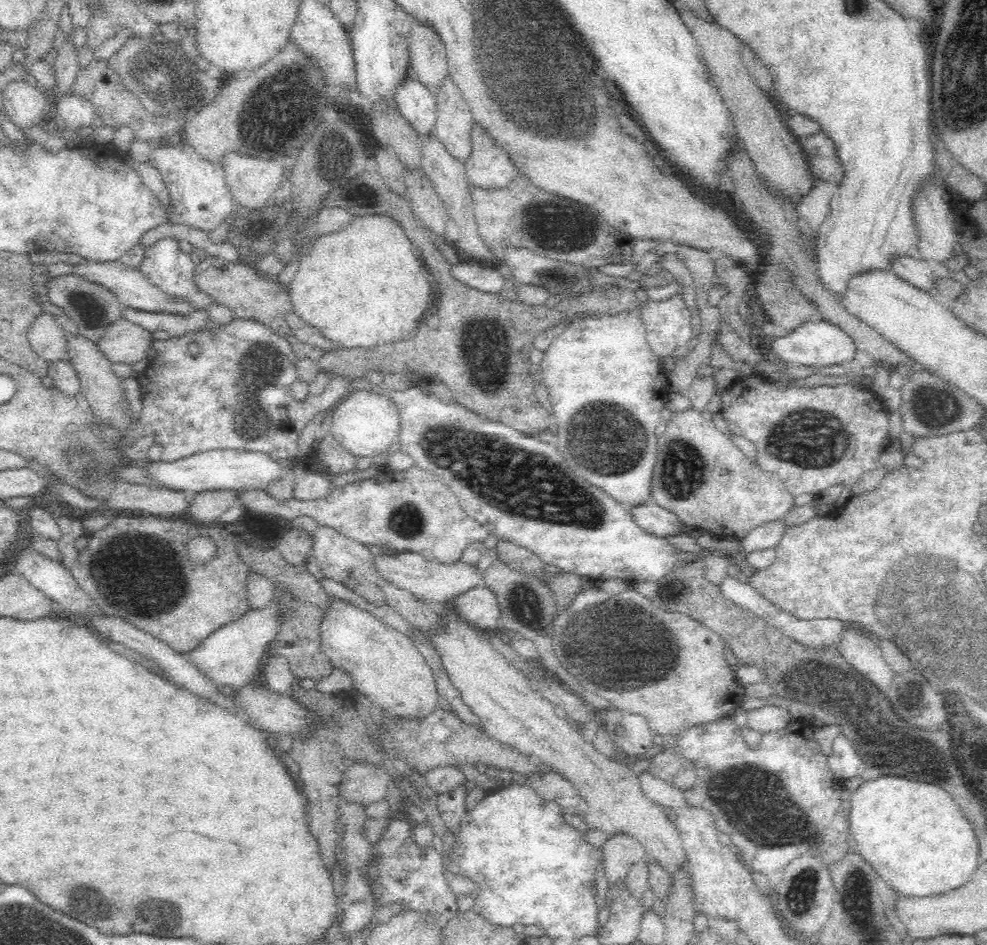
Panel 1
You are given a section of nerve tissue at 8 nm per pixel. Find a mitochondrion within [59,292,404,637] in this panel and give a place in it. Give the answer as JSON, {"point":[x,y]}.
{"point":[90,479]}

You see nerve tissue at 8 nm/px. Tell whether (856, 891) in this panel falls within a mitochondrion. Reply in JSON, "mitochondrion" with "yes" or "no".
{"mitochondrion":"yes"}

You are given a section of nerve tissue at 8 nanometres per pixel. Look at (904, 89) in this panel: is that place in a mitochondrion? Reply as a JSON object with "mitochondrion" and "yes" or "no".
{"mitochondrion":"no"}

